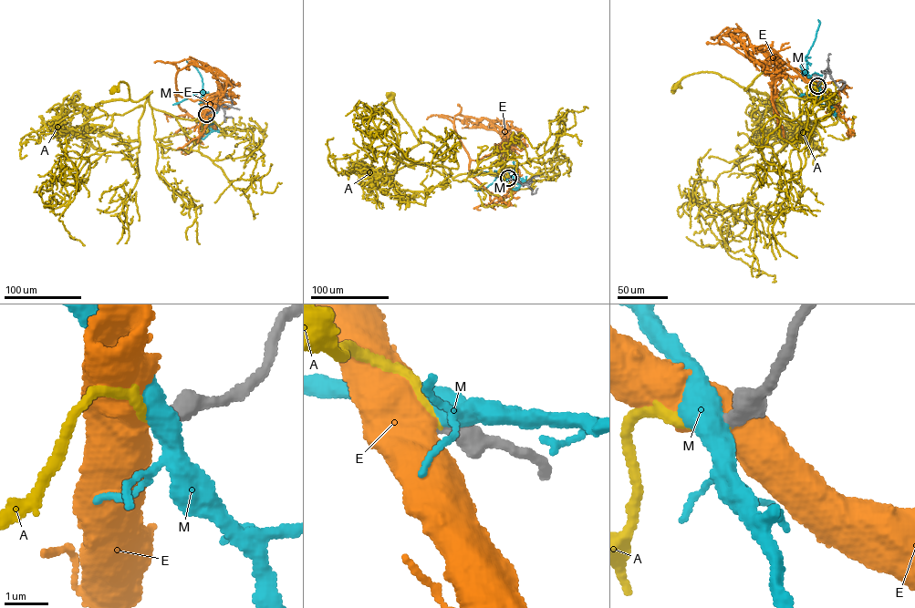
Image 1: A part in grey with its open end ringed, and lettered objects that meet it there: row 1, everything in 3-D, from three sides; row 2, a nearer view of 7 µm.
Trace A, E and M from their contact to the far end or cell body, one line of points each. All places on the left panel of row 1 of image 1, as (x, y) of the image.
A: (206, 114), (192, 119), (175, 117), (151, 108), (148, 98), (151, 91), (133, 101), (125, 82), (113, 88)
E: (206, 114), (205, 106), (211, 97), (217, 93), (219, 87), (208, 66), (190, 58), (154, 62)
M: (206, 114), (202, 107), (201, 75), (186, 61)

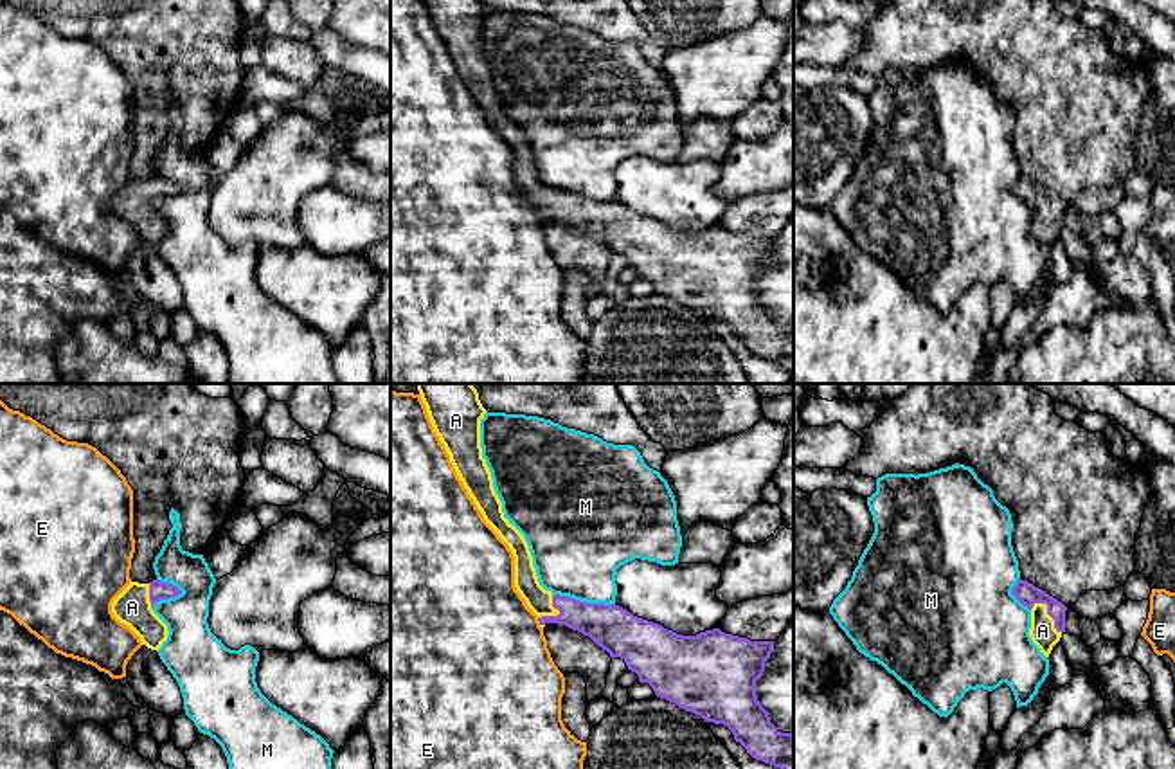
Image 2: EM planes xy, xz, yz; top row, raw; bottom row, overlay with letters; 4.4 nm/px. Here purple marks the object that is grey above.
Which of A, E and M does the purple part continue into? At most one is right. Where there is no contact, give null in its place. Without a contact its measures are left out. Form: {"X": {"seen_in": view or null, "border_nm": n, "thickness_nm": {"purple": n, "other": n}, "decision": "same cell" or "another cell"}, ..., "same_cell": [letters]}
{"A": {"seen_in": "yz", "border_nm": 180, "thickness_nm": {"purple": 100, "other": 120}, "decision": "same cell"}, "E": {"seen_in": "xz", "border_nm": 40, "thickness_nm": {"purple": 160, "other": 480}, "decision": "another cell"}, "M": {"seen_in": "xz", "border_nm": 280, "thickness_nm": {"purple": 200, "other": 400}, "decision": "another cell"}, "same_cell": ["A"]}

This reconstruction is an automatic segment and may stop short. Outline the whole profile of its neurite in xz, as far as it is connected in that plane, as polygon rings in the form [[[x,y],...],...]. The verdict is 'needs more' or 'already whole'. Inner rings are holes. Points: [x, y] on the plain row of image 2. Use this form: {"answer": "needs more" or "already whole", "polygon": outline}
{"answer": "needs more", "polygon": [[[425,0],[428,14],[450,58],[480,106],[484,117],[509,142],[515,153],[515,184],[527,204],[538,213],[540,223],[547,220],[565,222],[588,232],[610,254],[621,254],[628,267],[648,279],[655,292],[678,304],[700,312],[705,319],[727,322],[734,337],[747,349],[770,360],[794,375],[794,331],[781,330],[761,303],[756,292],[756,277],[765,268],[765,258],[774,249],[774,238],[750,238],[747,234],[725,231],[720,225],[705,227],[696,232],[682,232],[659,220],[642,216],[626,205],[612,200],[585,200],[569,193],[545,187],[536,173],[533,153],[524,131],[504,113],[502,99],[493,85],[491,68],[482,54],[480,16],[486,11],[482,0]]]}

